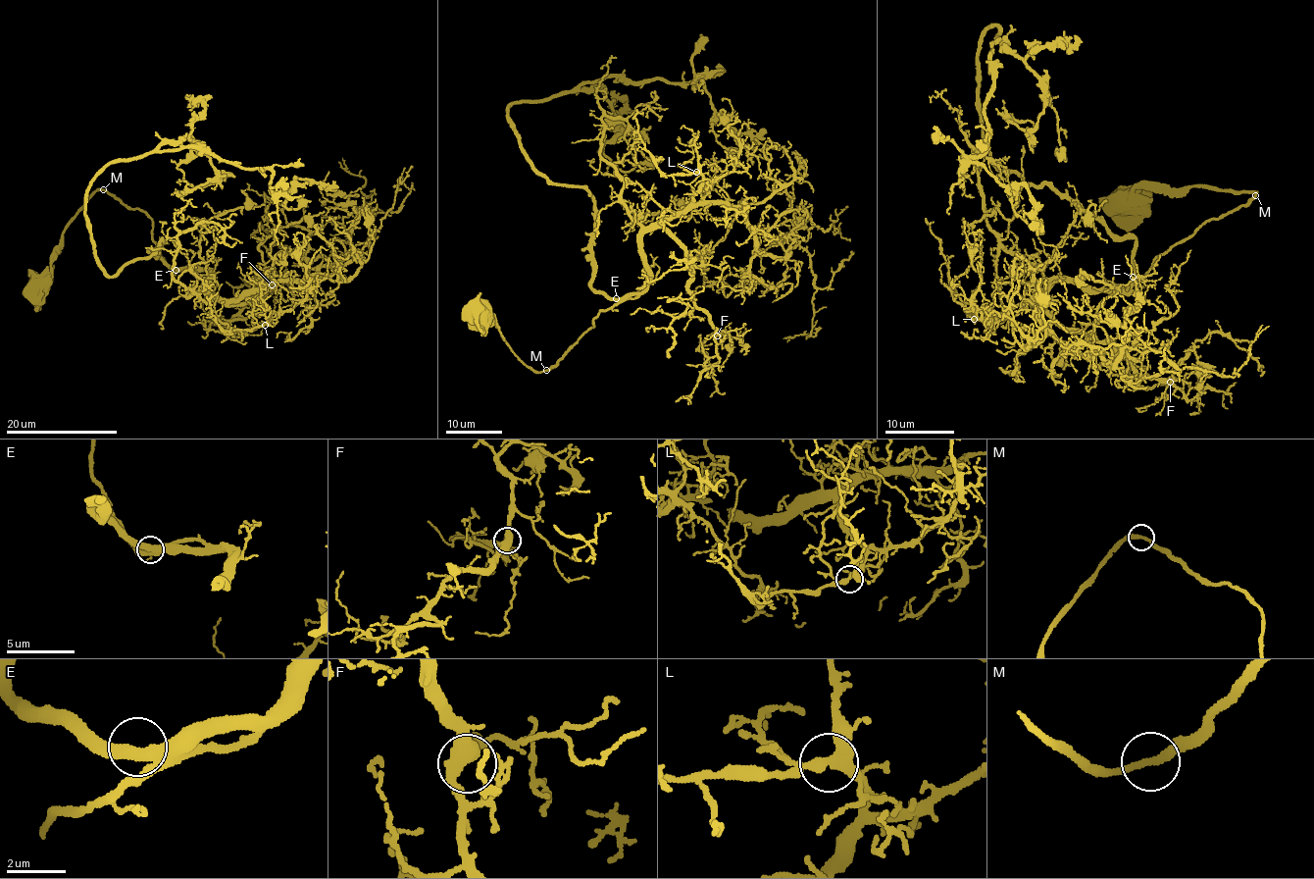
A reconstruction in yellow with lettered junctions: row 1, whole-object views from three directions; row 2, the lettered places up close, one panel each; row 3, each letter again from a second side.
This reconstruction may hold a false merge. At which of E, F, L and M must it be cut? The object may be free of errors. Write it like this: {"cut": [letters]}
{"cut": []}

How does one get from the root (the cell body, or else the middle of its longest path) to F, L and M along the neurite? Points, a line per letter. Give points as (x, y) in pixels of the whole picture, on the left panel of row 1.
F: (34, 292), (99, 190), (148, 215), (172, 269), (207, 268), (206, 290), (225, 304), (272, 284)
L: (34, 292), (103, 189), (148, 215), (172, 269), (207, 268), (223, 298), (258, 292), (265, 325)
M: (34, 292), (51, 271), (51, 260), (66, 227), (95, 191), (103, 189)

